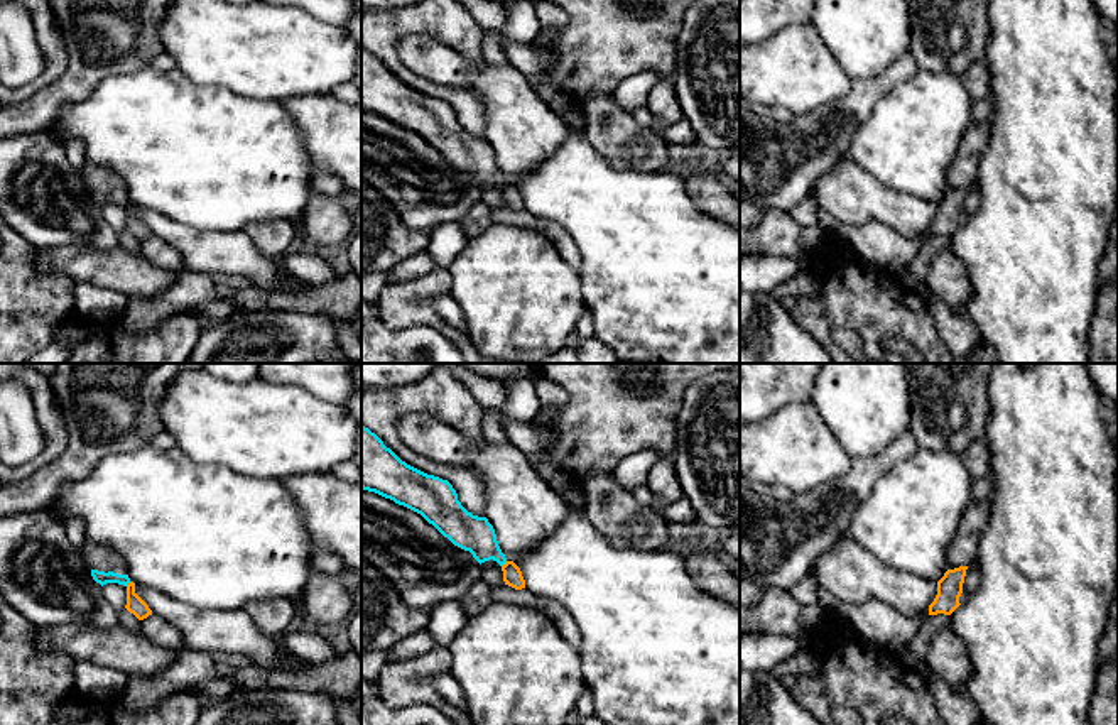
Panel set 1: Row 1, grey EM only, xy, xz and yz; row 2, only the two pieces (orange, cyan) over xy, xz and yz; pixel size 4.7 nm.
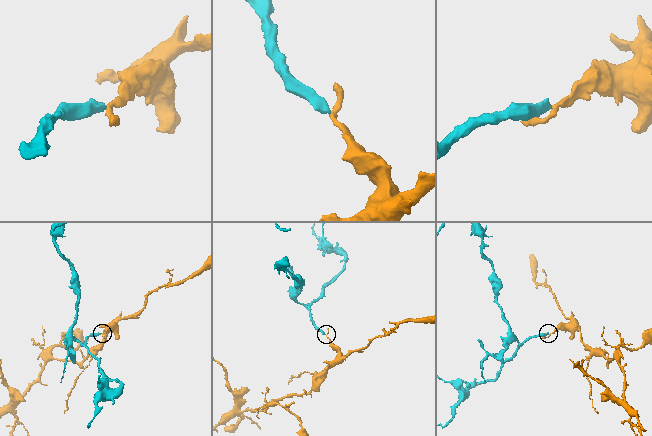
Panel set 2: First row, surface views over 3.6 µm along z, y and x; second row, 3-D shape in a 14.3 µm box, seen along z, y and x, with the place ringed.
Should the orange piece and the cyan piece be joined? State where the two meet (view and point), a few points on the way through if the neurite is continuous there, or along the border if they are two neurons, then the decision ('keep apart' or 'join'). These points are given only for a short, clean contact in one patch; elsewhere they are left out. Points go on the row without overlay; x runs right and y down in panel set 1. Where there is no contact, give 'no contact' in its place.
contact xz (504, 186); border xz (507, 183), (502, 188); keep apart

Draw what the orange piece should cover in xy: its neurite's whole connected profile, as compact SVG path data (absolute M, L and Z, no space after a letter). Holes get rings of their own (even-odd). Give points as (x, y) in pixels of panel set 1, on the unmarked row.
M130 203L127 206L127 226L125 230L133 235L138 242L147 240L149 237L152 237L152 232L149 230L149 226L135 215L135 204Z

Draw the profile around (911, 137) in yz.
M919 69L875 103L846 157L898 193L939 203L973 108L961 76Z

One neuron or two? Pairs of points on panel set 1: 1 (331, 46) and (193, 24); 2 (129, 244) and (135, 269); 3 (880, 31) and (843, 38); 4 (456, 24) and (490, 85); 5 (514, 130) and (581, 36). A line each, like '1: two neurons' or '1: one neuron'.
1: one neuron
2: two neurons
3: one neuron
4: two neurons
5: two neurons

